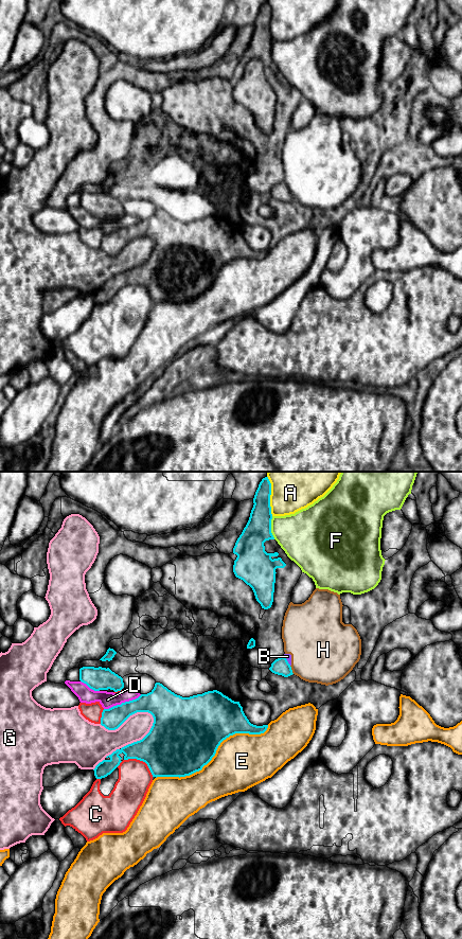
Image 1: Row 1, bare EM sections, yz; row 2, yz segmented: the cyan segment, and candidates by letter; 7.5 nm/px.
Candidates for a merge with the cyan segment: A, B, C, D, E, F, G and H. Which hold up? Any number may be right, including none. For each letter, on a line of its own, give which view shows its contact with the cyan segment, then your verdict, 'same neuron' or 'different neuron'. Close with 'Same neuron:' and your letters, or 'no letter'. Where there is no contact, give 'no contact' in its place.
A: yz | different neuron
B: yz | different neuron
C: yz | different neuron
D: yz | different neuron
E: yz | different neuron
F: yz | different neuron
G: yz | different neuron
H: yz | different neuron
Same neuron: no letter

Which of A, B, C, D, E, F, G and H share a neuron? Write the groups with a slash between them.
A / B H / C / D / E / F / G

